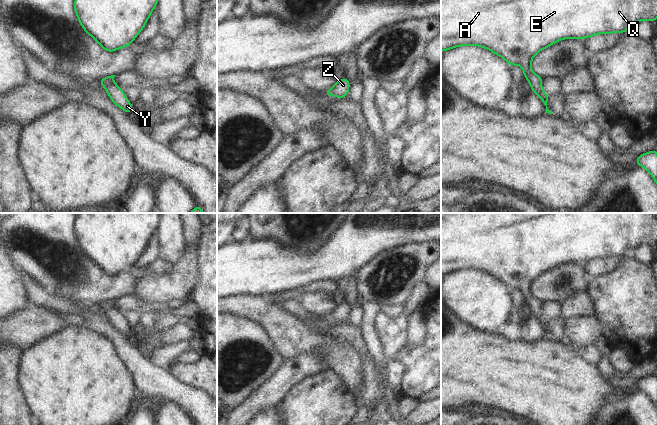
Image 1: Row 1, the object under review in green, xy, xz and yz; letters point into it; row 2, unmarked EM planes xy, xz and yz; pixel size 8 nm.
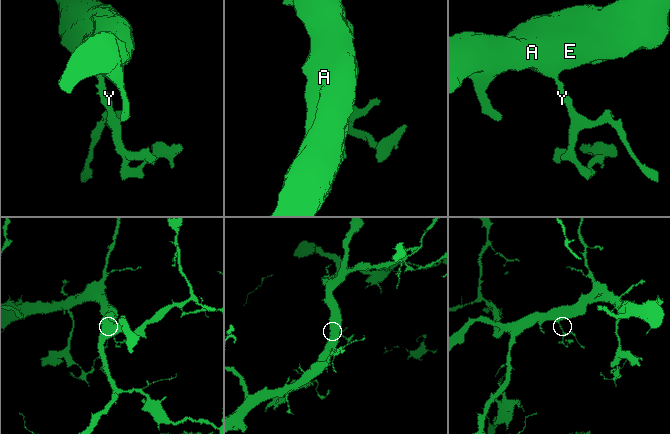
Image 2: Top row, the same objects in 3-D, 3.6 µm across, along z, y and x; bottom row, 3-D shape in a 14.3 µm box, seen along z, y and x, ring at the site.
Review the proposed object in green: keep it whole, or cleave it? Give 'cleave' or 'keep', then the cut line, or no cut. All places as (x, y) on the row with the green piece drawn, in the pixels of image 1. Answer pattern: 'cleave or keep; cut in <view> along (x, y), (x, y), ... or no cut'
keep; no cut

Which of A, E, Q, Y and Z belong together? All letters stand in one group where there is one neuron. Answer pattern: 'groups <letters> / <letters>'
groups A E Q Y Z

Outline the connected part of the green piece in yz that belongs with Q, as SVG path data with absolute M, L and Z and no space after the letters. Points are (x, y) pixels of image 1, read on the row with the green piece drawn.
M441 0L441 51L445 52L459 46L480 46L500 56L510 66L519 65L532 91L541 98L546 106L546 113L553 114L547 107L549 96L544 93L542 88L542 77L534 73L531 67L532 59L538 52L564 39L584 39L597 34L612 34L615 32L623 34L628 29L632 29L639 21L649 20L653 22L655 19L657 19L657 0Z

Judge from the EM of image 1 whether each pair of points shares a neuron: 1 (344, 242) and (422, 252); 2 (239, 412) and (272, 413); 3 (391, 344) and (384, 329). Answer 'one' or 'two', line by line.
1: two
2: two
3: one

